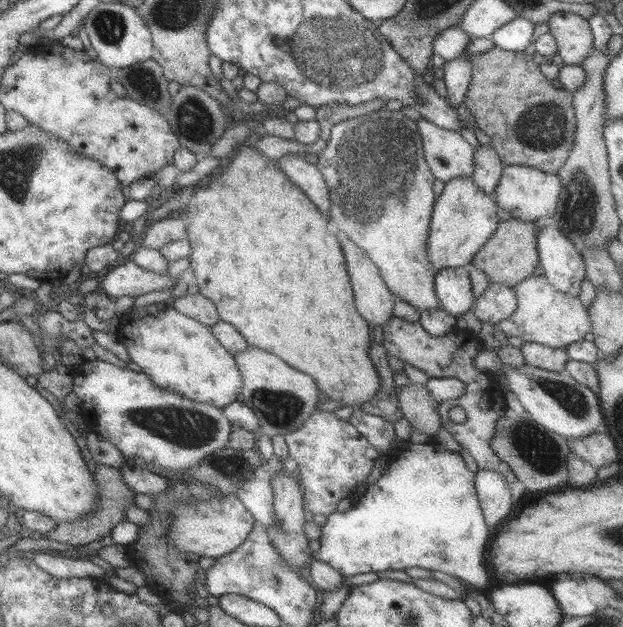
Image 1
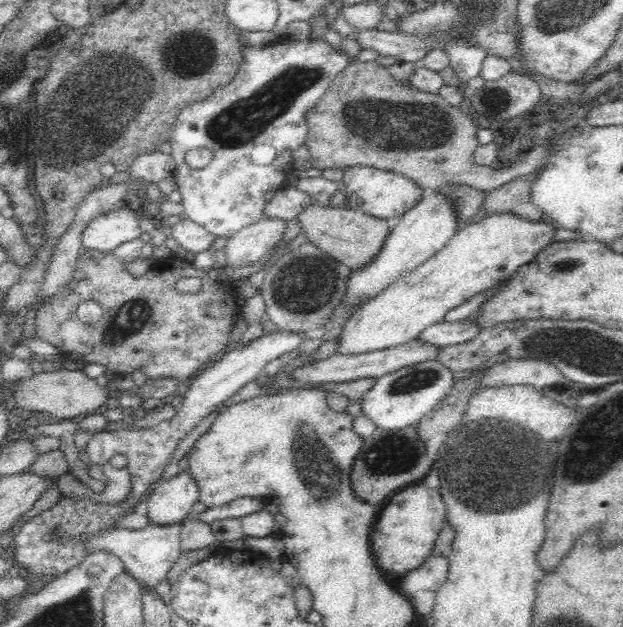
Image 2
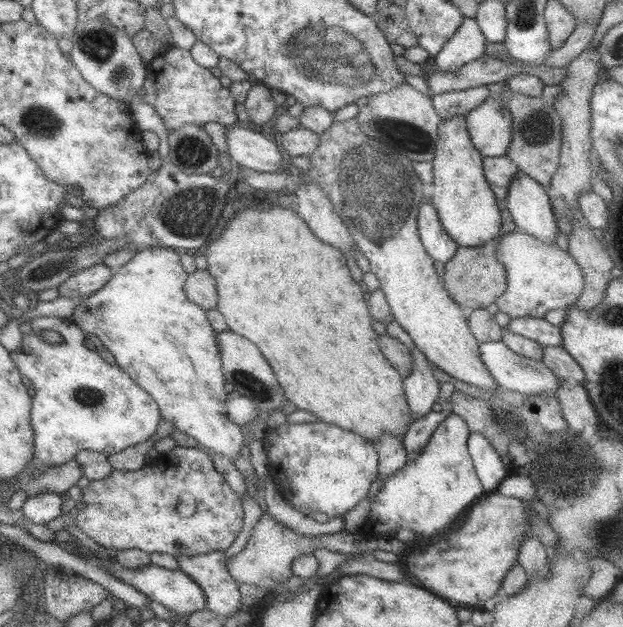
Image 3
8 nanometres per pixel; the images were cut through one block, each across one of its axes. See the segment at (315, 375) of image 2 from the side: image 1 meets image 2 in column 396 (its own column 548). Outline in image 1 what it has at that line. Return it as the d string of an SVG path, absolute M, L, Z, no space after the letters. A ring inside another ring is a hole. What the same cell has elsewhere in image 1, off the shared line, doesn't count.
M524 341L519 349L526 363L559 373L565 370L566 363L570 359L564 349L535 342Z

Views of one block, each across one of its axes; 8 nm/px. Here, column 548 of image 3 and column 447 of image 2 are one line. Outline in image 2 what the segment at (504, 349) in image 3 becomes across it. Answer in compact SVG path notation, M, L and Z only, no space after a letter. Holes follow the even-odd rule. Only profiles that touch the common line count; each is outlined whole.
M436 359L424 360L410 366L399 368L379 376L372 389L361 398L361 410L384 430L400 430L404 426L417 424L453 388L452 371Z

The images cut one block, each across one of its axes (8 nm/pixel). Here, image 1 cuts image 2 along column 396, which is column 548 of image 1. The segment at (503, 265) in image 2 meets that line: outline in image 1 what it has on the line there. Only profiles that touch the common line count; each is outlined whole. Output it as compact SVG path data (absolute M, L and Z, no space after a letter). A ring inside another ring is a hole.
M545 274L530 275L515 284L513 291L516 293L517 309L508 318L497 323L507 337L514 335L524 341L565 350L568 345L581 341L592 330L588 309L580 298L556 290Z

